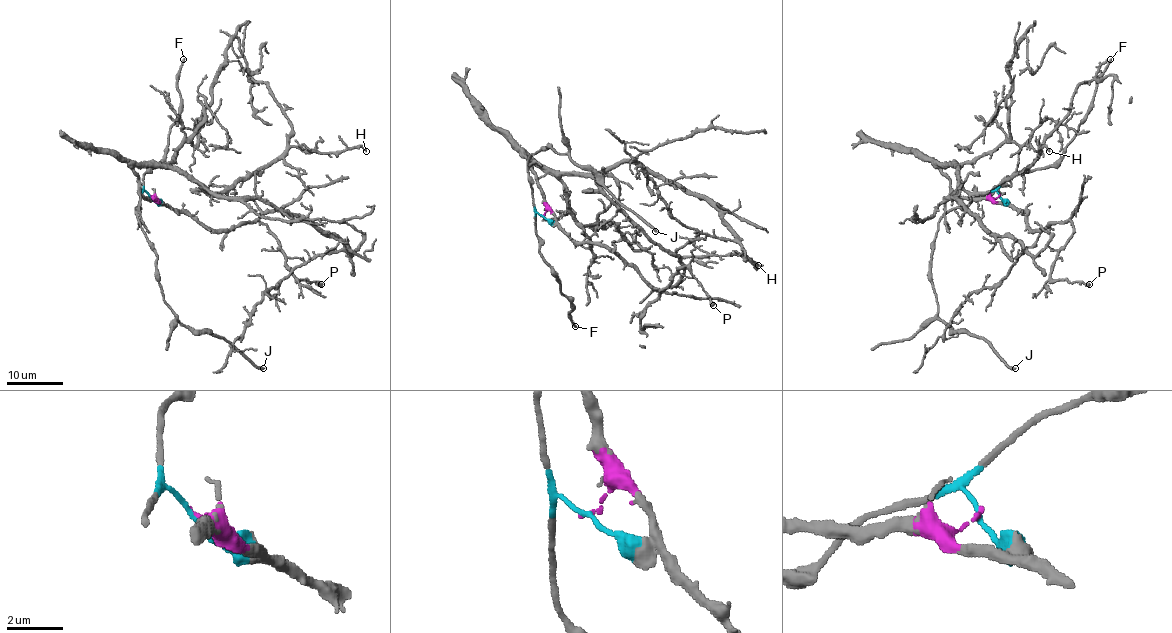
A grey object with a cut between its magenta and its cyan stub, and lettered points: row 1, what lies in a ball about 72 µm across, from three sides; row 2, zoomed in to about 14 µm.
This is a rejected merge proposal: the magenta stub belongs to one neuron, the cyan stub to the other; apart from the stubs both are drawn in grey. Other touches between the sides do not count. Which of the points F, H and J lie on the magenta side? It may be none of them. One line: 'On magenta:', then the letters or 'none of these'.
On magenta: H

